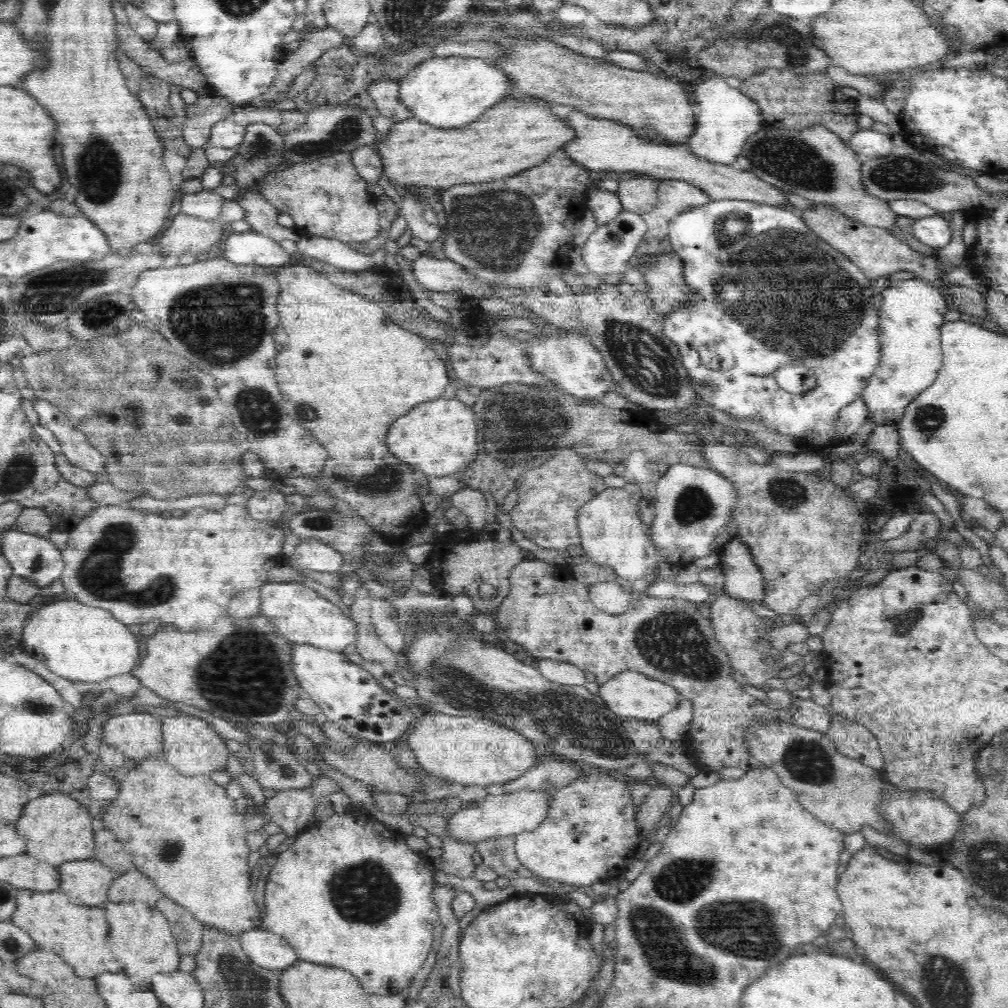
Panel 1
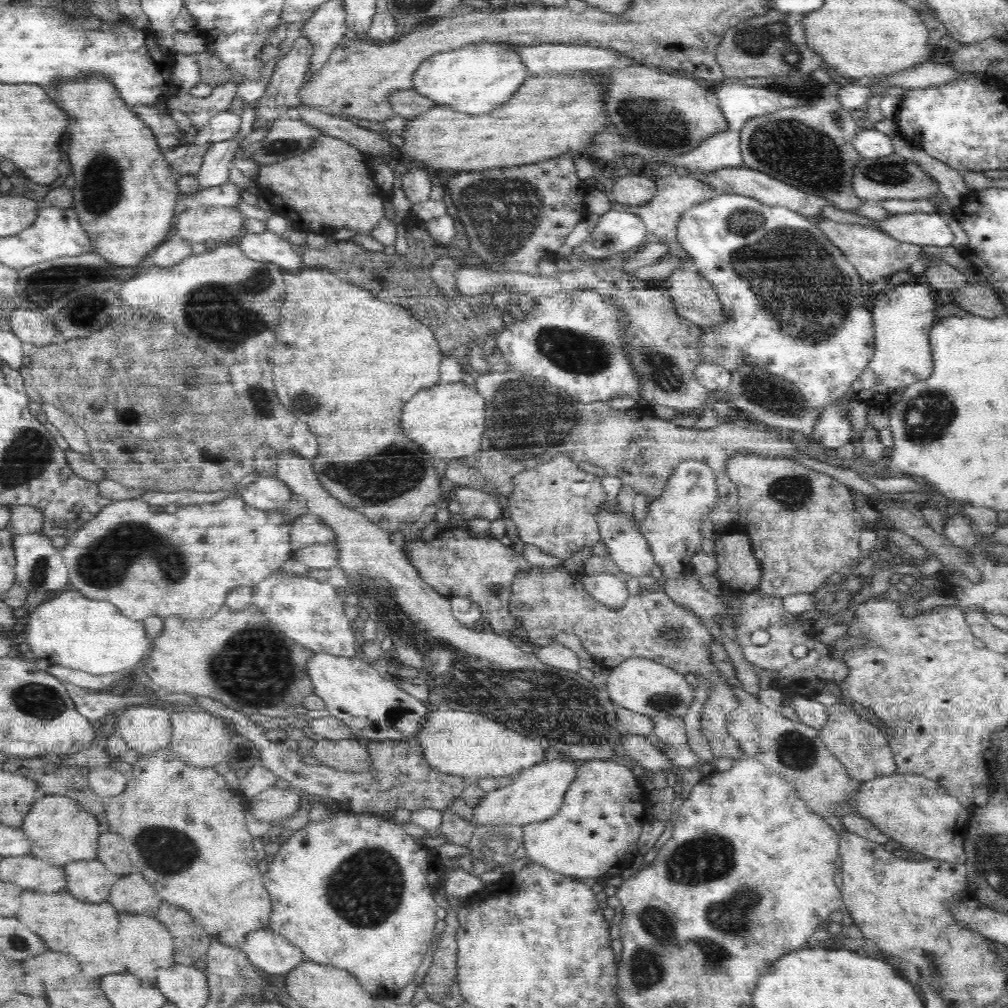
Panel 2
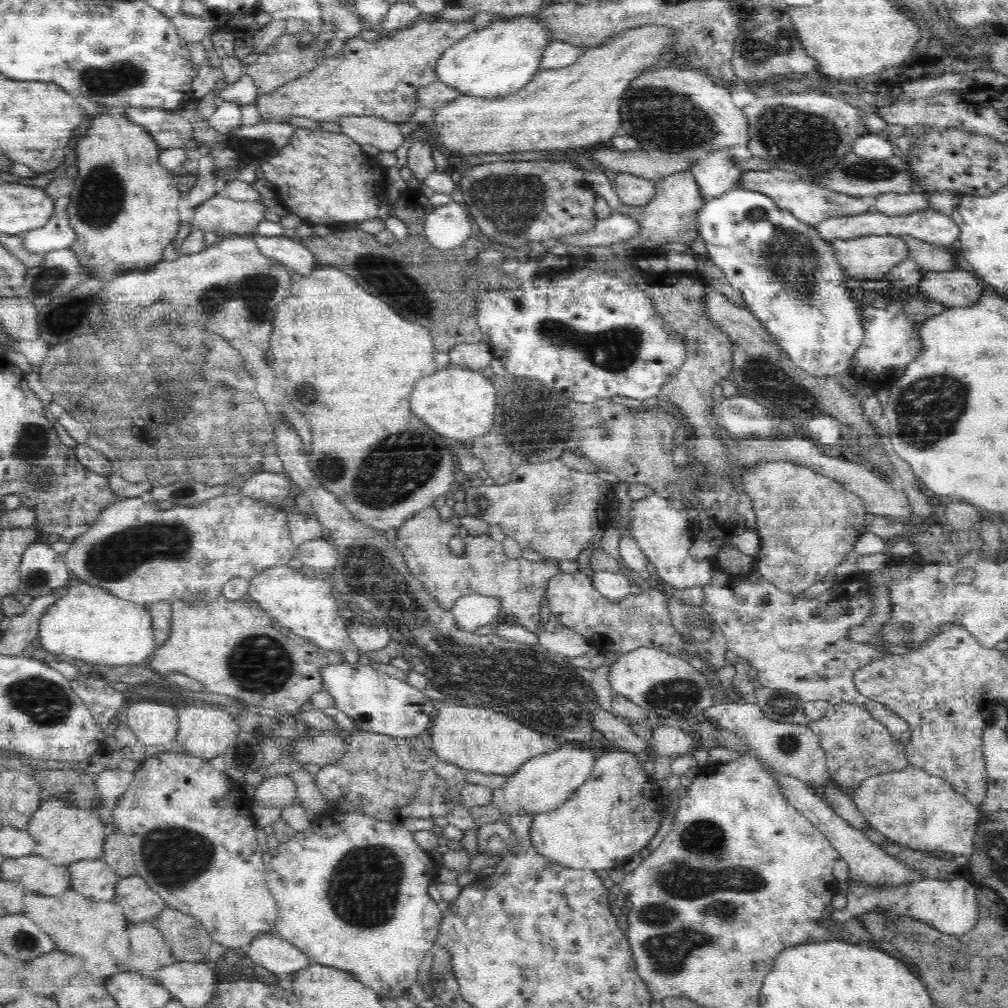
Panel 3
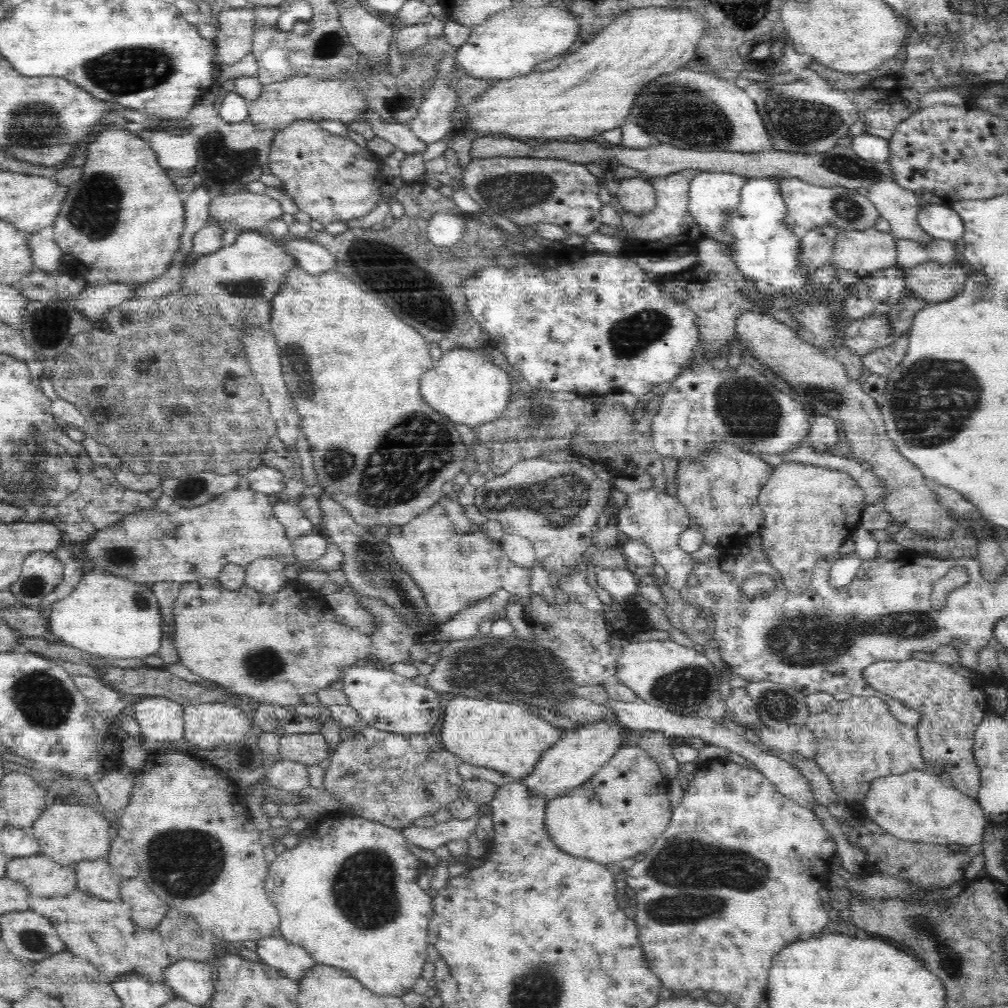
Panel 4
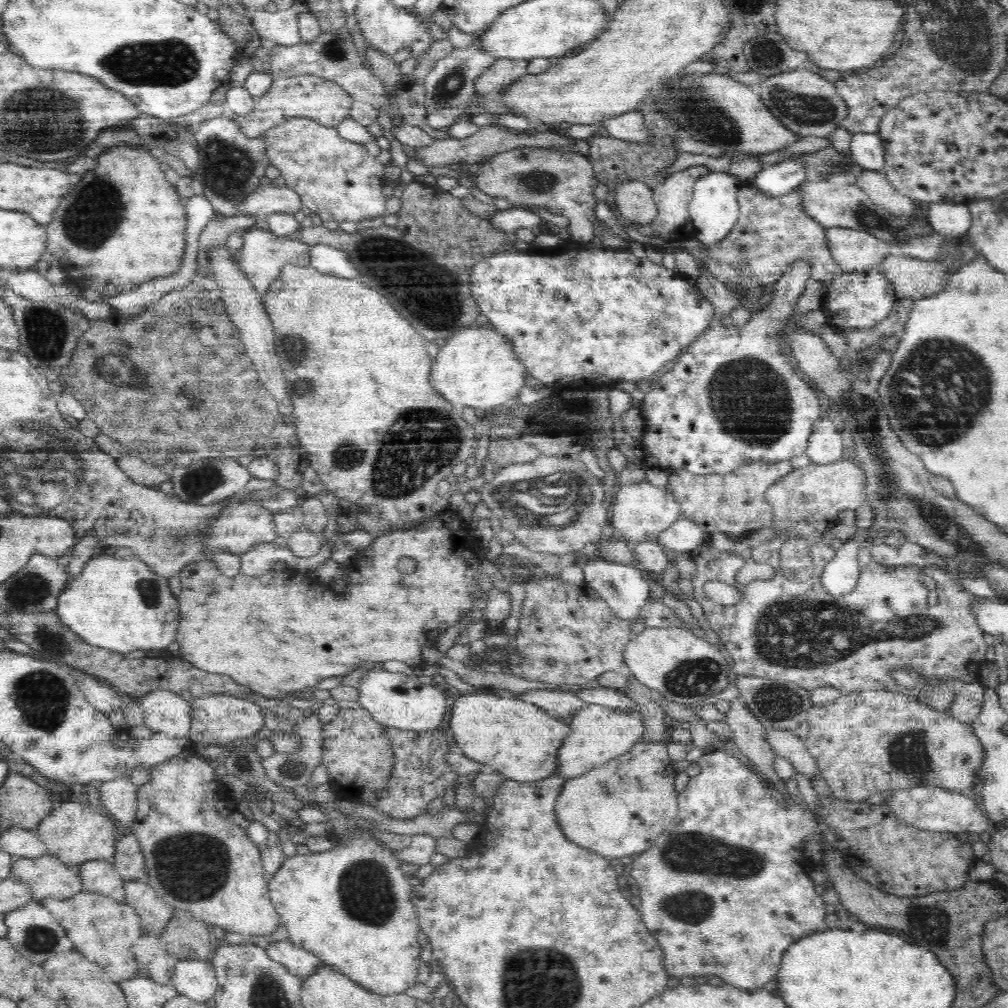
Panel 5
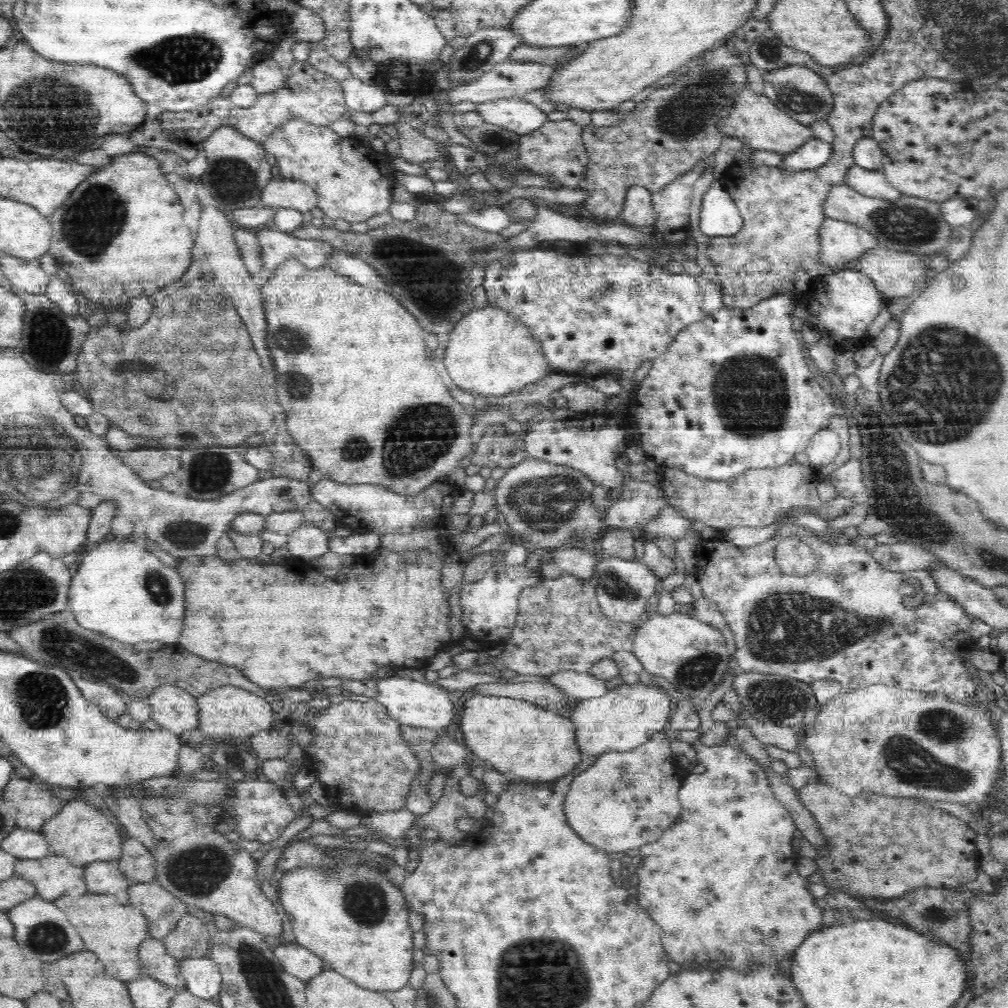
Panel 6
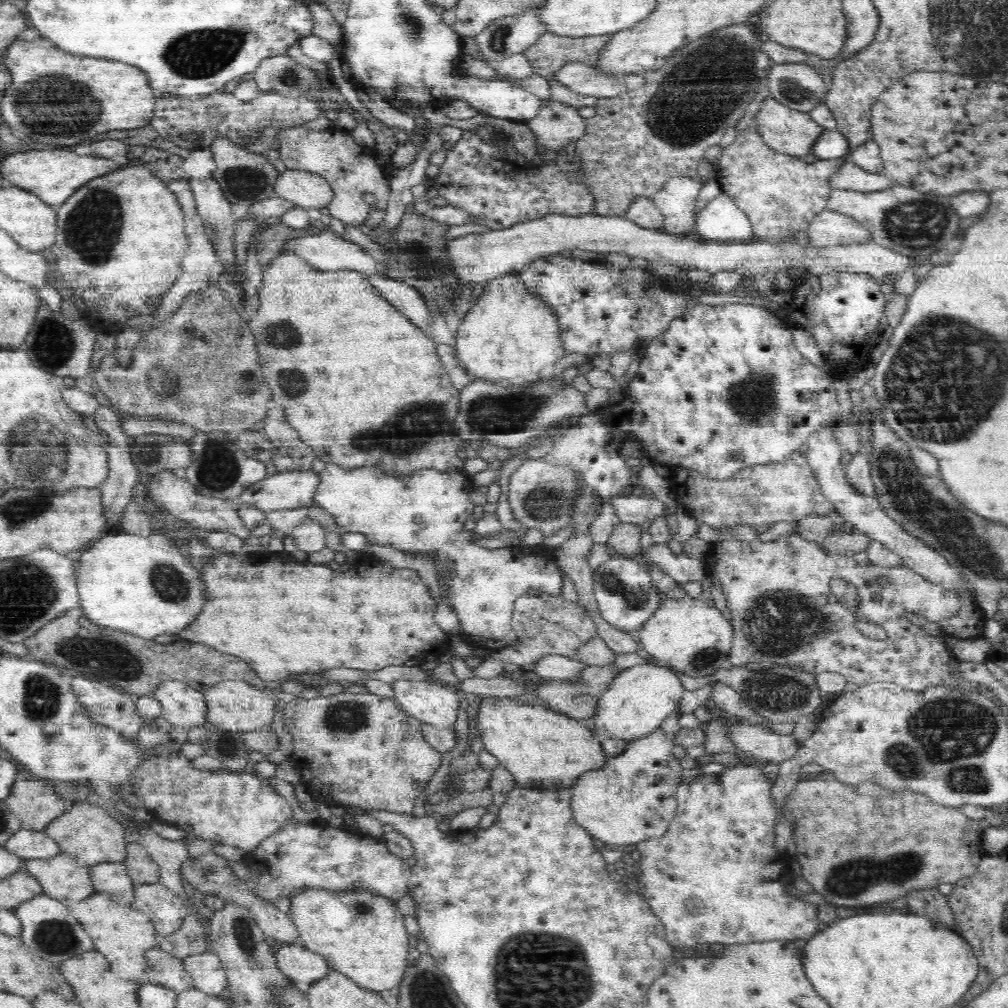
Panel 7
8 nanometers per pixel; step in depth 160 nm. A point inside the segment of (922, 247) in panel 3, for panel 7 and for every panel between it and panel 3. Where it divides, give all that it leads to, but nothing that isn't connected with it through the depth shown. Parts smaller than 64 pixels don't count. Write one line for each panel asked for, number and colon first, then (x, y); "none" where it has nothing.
4: (899, 206)
5: (875, 184)
6: (873, 183)
7: (850, 176)

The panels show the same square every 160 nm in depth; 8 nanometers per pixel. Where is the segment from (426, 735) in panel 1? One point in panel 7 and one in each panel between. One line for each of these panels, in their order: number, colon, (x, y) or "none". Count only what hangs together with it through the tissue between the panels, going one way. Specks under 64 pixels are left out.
2: (457, 742)
3: (473, 739)
4: (485, 733)
5: (515, 738)
6: (525, 742)
7: (538, 746)

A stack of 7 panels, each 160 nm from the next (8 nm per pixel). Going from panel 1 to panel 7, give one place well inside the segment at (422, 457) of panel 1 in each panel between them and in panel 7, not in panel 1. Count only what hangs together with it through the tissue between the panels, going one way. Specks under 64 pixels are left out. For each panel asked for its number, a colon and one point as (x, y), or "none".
2: (447, 421)
3: (460, 404)
4: (466, 387)
5: (477, 368)
6: (489, 353)
7: (510, 335)

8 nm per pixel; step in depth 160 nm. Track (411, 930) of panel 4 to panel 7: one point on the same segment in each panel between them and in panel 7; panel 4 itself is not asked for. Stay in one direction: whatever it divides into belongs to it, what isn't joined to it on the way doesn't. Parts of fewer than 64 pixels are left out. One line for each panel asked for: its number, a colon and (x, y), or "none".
5: (373, 935)
6: (353, 916)
7: (362, 935)

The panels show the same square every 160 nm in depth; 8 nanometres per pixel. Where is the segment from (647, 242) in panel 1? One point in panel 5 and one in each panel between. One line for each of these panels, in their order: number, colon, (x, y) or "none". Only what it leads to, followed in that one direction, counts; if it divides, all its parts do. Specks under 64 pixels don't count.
2: (677, 191)
3: (671, 214)
4: (670, 217)
5: (672, 197)

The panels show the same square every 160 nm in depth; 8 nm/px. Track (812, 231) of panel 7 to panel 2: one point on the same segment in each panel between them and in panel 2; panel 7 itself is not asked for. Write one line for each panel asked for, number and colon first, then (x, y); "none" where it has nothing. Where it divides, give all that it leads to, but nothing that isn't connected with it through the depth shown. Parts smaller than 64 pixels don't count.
2: (873, 253)
3: (866, 258)
4: (859, 252)
5: (854, 251)
6: (841, 242)

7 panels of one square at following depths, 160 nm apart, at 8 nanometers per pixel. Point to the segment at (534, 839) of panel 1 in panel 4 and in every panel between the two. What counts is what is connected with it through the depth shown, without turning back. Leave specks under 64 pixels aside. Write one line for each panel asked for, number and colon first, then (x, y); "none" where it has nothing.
2: (605, 808)
3: (615, 813)
4: (622, 810)

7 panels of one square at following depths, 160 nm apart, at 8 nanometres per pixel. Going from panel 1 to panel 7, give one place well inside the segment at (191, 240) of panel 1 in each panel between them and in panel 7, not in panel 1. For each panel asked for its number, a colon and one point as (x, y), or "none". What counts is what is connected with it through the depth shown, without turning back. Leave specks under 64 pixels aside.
2: (197, 224)
3: (234, 217)
4: (249, 211)
5: (273, 198)
6: (280, 192)
7: (308, 190)

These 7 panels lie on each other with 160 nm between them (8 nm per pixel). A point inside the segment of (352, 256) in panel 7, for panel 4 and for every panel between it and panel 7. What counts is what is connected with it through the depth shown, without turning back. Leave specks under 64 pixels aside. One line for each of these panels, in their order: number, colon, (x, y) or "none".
4: (239, 281)
5: (262, 256)
6: (277, 247)

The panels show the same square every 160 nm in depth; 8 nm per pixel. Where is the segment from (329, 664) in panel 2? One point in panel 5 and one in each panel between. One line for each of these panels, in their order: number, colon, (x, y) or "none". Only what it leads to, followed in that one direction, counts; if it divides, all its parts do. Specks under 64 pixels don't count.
3: (377, 703)
4: (385, 700)
5: (395, 700)

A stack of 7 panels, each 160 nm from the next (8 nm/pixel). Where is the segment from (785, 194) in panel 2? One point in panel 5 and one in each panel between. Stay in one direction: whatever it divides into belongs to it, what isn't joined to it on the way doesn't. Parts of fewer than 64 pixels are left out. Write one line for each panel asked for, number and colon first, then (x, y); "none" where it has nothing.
3: (810, 203)
4: (811, 206)
5: (831, 202)

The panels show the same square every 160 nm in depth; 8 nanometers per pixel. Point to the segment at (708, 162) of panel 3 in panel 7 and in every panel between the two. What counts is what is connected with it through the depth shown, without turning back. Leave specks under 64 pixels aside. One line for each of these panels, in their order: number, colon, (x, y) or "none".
4: (712, 195)
5: (714, 209)
6: (719, 216)
7: (721, 220)

